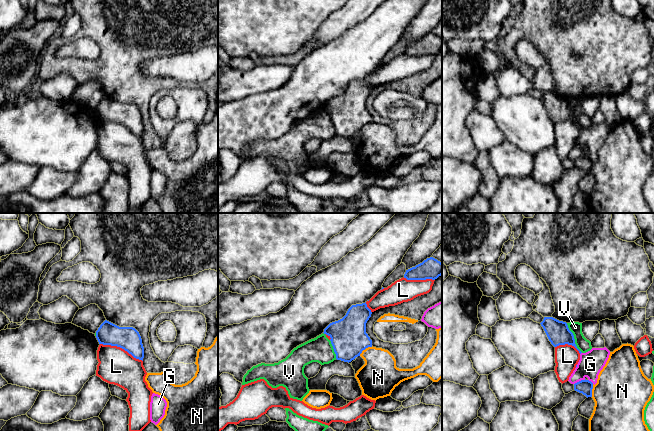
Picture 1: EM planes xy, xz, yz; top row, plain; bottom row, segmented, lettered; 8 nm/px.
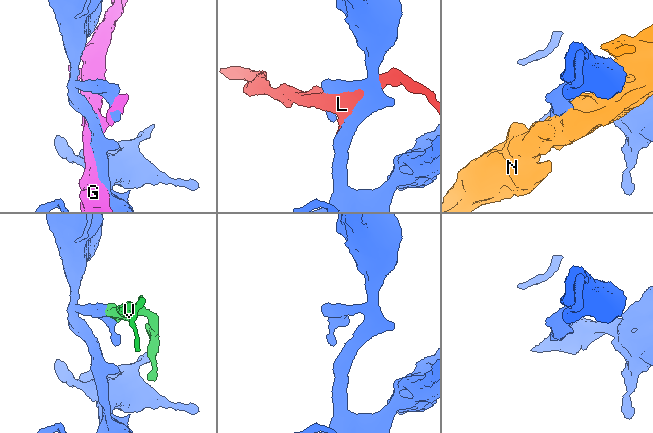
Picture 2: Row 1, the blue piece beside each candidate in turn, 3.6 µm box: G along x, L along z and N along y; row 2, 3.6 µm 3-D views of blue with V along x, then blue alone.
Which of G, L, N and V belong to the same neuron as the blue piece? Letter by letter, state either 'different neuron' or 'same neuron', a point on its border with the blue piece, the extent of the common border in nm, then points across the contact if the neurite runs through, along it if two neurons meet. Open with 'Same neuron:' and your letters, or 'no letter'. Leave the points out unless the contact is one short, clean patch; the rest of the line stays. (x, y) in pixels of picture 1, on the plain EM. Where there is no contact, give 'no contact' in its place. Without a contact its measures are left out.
Same neuron: no letter
G: different neuron; meets blue in yz at (579, 157); contact 100 nm long
L: different neuron; meets blue in xy at (121, 123); contact 380 nm long
N: different neuron; meets blue in xz at (365, 124); contact 130 nm long
V: different neuron; meets blue in yz at (573, 114); contact 280 nm long; border along yz (566, 99), (573, 111), (575, 121), (582, 128)

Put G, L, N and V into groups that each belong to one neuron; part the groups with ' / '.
G / L / N / V

